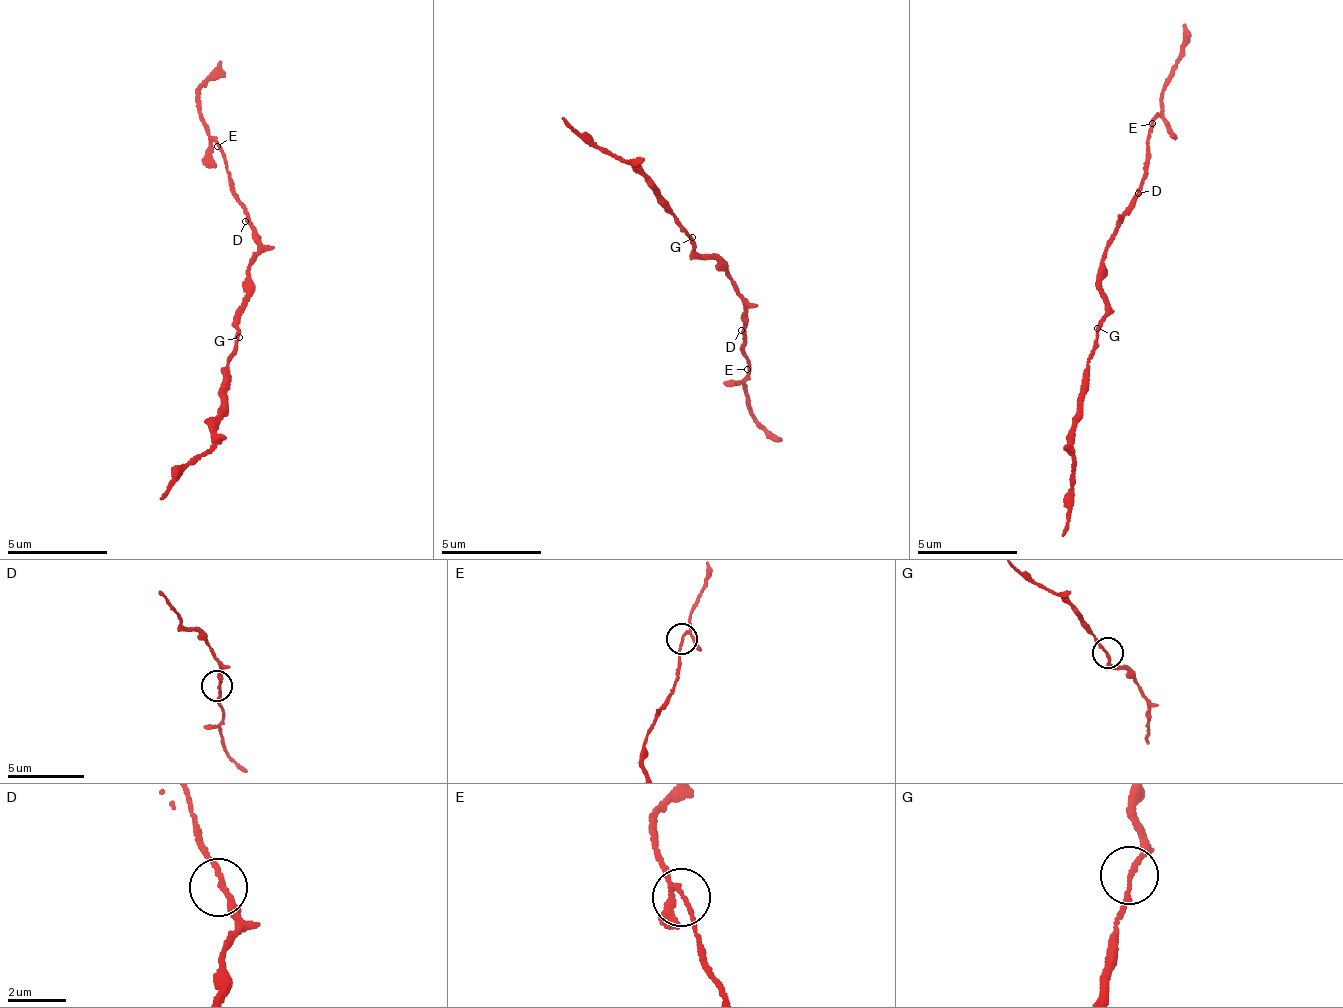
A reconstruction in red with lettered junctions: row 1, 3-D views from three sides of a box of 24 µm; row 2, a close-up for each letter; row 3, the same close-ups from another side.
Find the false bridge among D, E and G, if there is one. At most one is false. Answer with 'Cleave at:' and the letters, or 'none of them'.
Cleave at: none of them

